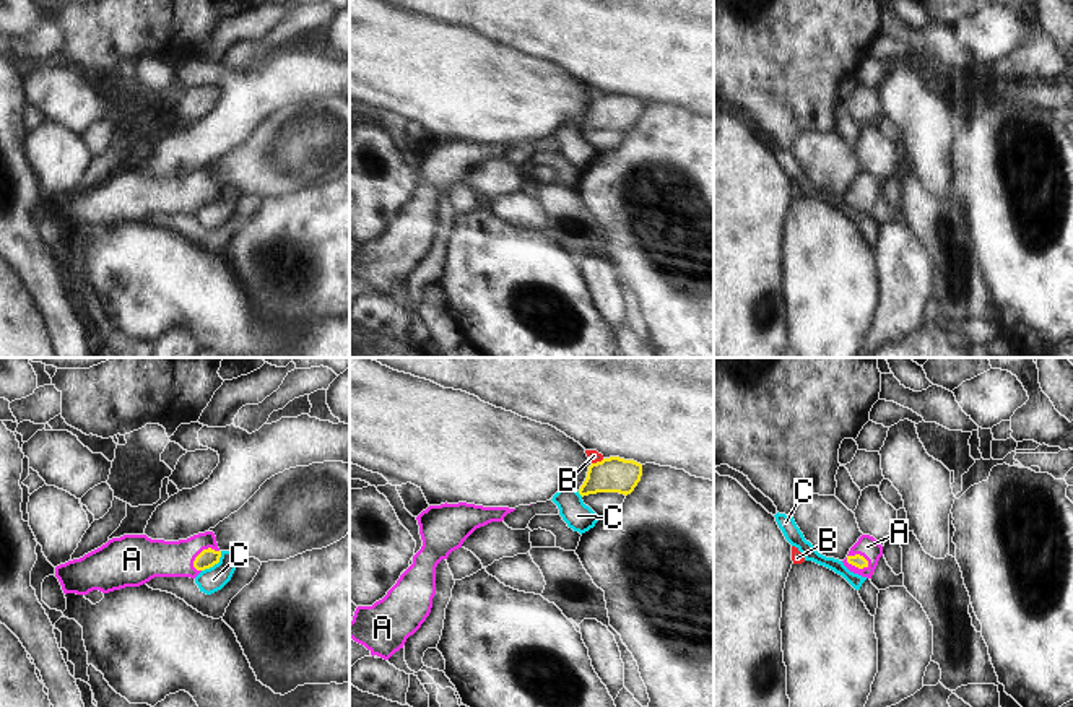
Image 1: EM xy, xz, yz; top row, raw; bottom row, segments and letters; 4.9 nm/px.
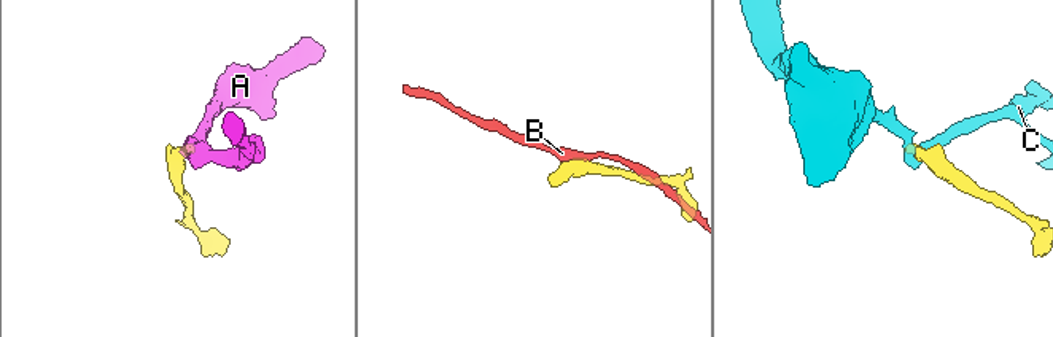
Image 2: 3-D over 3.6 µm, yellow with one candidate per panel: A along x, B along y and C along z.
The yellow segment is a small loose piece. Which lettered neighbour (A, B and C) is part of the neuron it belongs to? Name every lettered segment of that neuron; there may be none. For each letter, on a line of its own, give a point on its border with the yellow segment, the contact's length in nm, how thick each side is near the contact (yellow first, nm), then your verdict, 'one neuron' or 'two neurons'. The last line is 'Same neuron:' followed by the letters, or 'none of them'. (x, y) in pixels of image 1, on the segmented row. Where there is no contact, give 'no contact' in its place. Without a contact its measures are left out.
A: yz (857, 566) | 130 nm | 70/110 nm | one neuron
B: xz (597, 462) | 70 nm | 180/60 nm | two neurons
C: xy (215, 563) | 140 nm | 90/120 nm | two neurons
Same neuron: A

